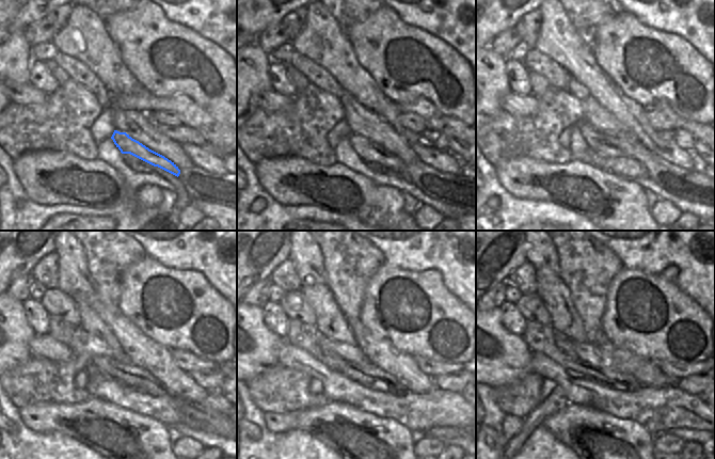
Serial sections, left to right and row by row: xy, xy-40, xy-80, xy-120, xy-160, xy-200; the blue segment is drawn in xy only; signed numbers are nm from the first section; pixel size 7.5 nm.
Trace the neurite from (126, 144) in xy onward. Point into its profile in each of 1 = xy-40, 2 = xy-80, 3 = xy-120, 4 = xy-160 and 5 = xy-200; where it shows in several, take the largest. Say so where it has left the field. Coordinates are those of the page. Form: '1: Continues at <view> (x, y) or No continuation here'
1: Continues at xy-40 (369, 152)
2: Continues at xy-80 (605, 145)
3: Continues at xy-120 (154, 388)
4: Continues at xy-160 (375, 383)
5: Continues at xy-200 (613, 382).

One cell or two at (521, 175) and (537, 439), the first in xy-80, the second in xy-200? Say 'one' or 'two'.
two

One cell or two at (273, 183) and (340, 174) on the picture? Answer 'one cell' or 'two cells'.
one cell

